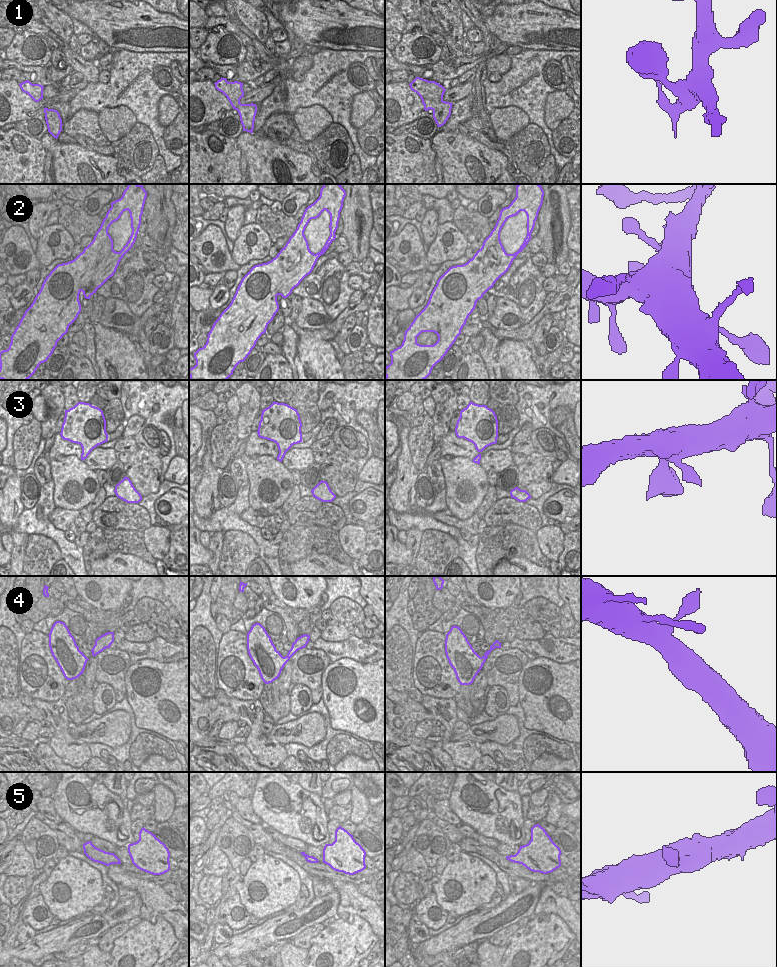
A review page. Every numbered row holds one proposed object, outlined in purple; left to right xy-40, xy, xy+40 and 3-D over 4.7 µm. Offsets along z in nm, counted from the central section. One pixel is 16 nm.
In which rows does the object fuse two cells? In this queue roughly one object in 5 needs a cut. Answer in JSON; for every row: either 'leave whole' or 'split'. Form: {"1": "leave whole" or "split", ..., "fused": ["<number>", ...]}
{"1": "split", "2": "leave whole", "3": "leave whole", "4": "leave whole", "5": "leave whole", "fused": ["1"]}

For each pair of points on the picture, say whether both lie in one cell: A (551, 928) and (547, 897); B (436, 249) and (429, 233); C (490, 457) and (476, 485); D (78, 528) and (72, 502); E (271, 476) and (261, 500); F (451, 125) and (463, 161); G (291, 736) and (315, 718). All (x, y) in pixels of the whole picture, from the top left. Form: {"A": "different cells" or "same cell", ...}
{"A": "different cells", "B": "different cells", "C": "different cells", "D": "different cells", "E": "same cell", "F": "different cells", "G": "same cell"}

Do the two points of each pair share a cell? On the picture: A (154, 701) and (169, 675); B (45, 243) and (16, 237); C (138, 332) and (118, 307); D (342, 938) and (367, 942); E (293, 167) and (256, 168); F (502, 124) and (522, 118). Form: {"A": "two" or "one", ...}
{"A": "one", "B": "two", "C": "one", "D": "one", "E": "one", "F": "one"}

